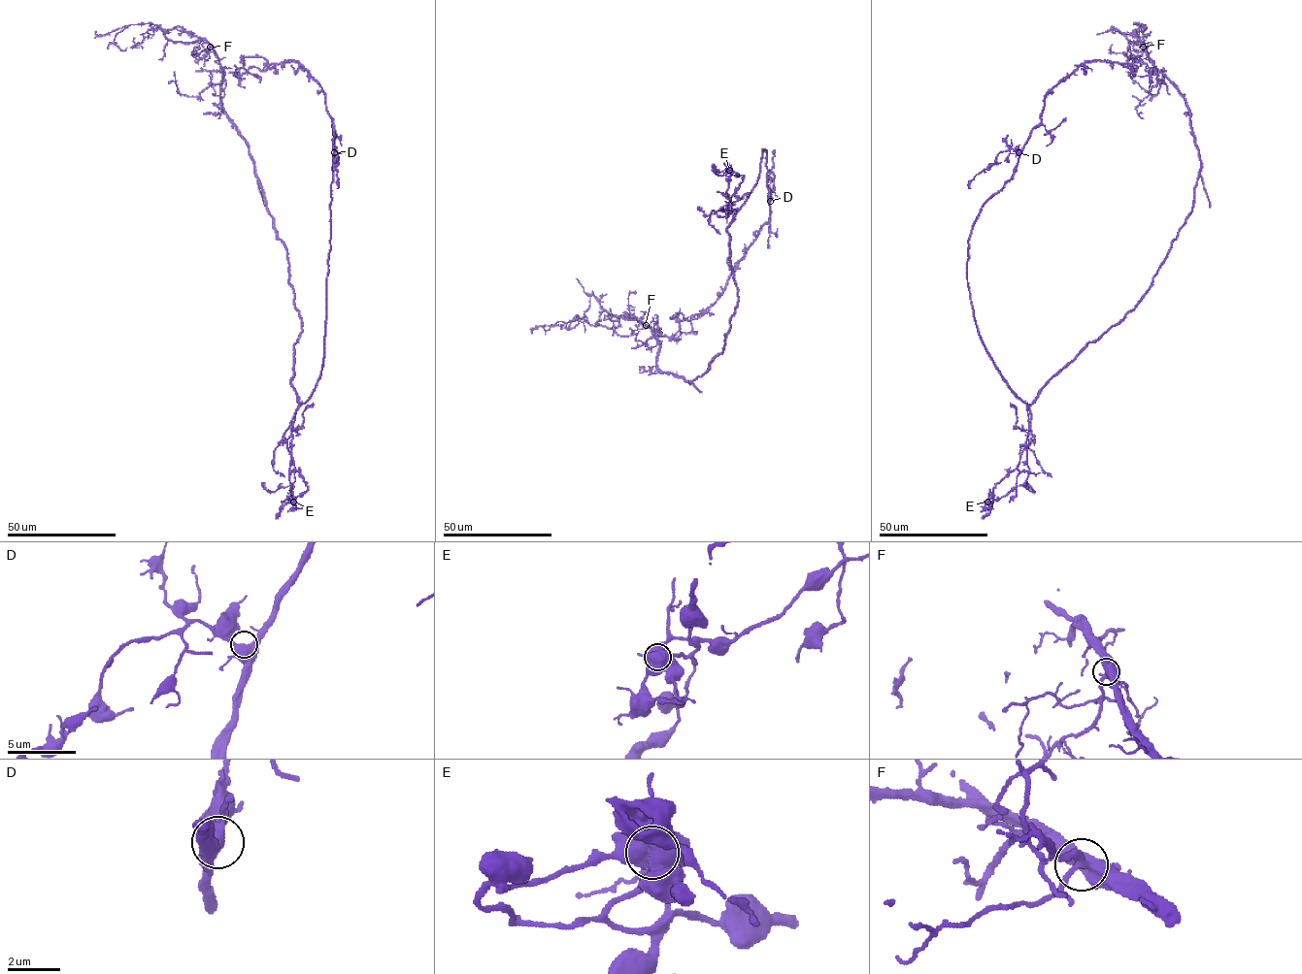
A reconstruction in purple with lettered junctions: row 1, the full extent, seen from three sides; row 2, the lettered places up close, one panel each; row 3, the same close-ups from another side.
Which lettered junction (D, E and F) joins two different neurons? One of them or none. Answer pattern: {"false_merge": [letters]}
{"false_merge": ["E"]}

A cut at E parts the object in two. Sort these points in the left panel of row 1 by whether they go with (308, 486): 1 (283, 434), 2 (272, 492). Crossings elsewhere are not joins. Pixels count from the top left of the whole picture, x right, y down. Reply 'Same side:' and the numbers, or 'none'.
Same side: none

